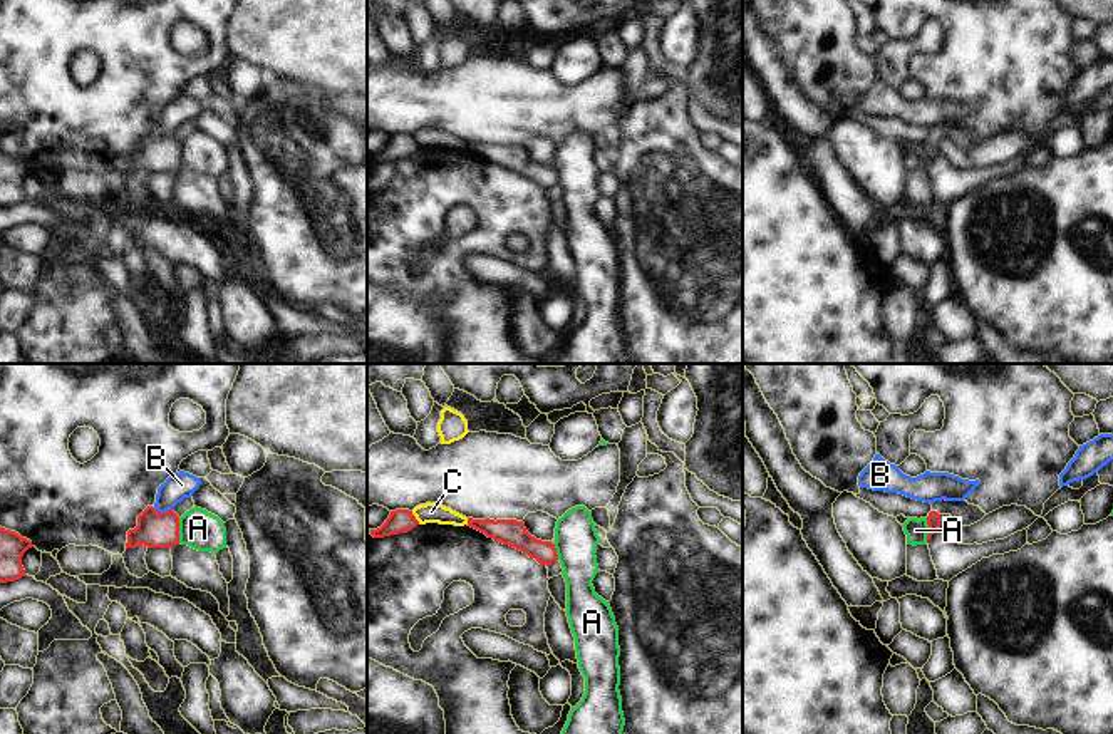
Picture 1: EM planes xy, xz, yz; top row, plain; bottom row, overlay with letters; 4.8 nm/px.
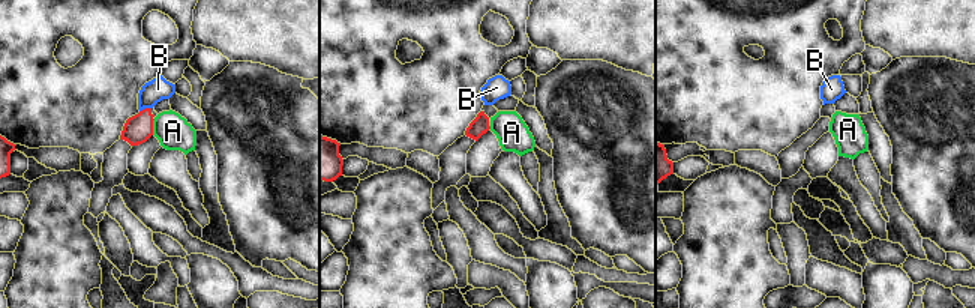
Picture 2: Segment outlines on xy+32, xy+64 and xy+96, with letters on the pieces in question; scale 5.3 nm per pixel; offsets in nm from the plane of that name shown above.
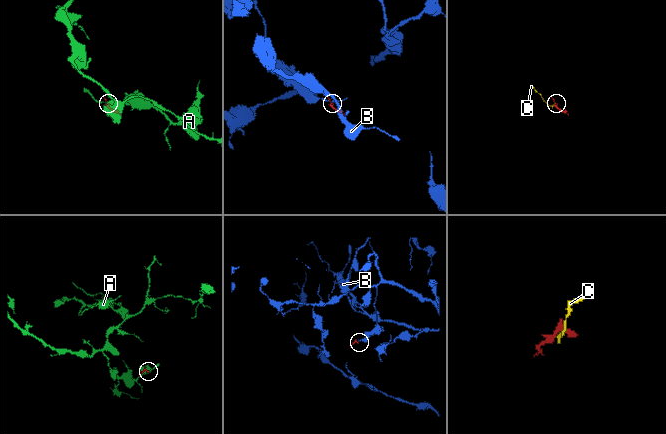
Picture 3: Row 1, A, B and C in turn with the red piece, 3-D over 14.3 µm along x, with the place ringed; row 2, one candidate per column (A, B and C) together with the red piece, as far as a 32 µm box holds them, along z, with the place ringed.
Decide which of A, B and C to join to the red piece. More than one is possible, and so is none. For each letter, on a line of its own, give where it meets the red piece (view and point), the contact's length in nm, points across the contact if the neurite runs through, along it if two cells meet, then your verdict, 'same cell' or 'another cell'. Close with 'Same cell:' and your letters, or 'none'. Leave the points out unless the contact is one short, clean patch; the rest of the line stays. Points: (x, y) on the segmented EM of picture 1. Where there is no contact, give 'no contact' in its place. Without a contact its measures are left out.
A: xy (178, 530) | 120 nm | along xy (178, 518), (180, 542) | another cell
B: xy (163, 513) | 100 nm | along xy (153, 508), (160, 511), (171, 510) | another cell
C: xz (414, 518) | 80 nm | along xz (411, 511), (419, 523) | another cell
Same cell: none

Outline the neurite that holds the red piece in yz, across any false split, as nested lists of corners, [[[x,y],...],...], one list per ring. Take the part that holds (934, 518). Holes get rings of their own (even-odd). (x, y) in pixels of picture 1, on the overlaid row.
[[[935,501],[932,504],[932,511],[927,516],[927,541],[937,530],[940,530],[942,514],[950,514],[962,526],[971,526],[986,516],[979,506],[969,504],[967,501]]]

